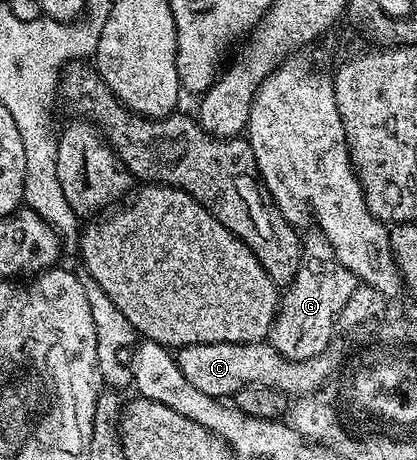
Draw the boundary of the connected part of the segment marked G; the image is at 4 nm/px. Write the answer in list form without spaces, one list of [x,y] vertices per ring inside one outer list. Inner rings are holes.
[[[319,231],[304,234],[301,242],[301,266],[295,279],[284,290],[277,316],[269,326],[268,344],[292,361],[306,361],[326,352],[337,329],[339,310],[359,284],[357,277],[335,255],[331,243]]]

